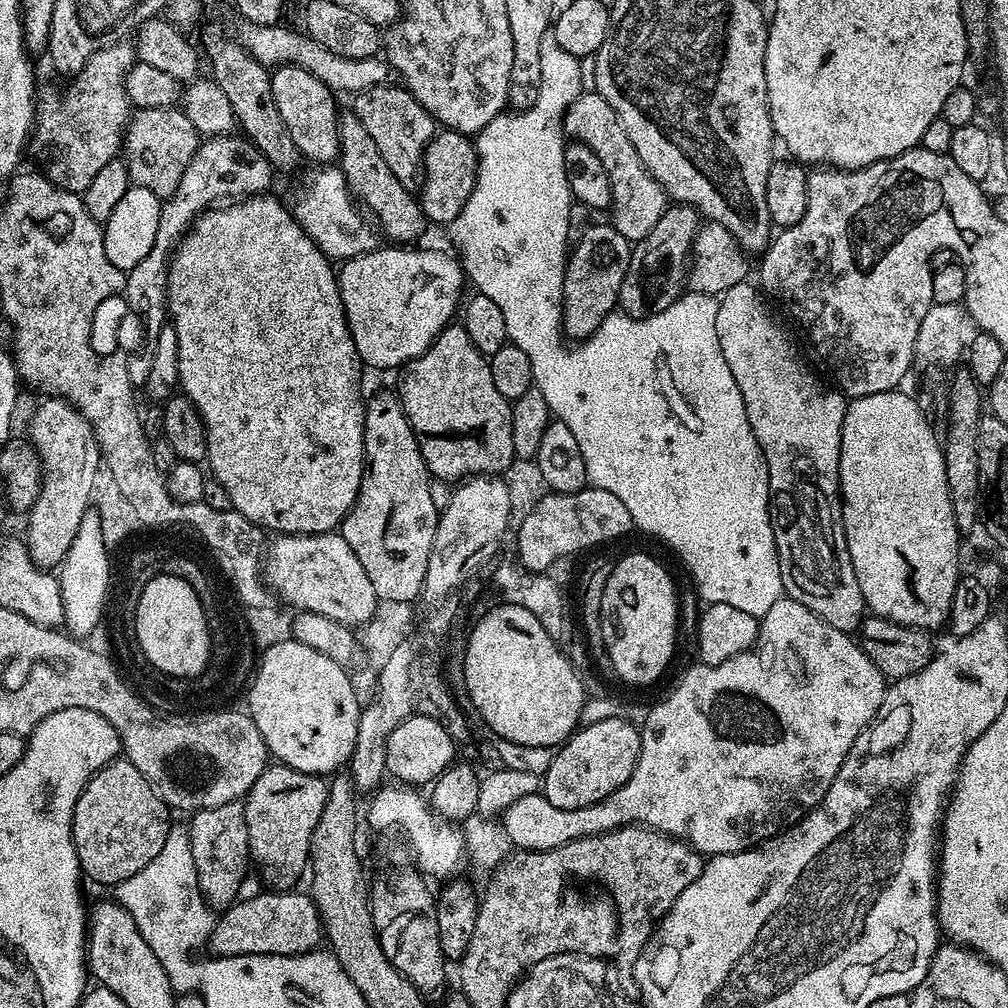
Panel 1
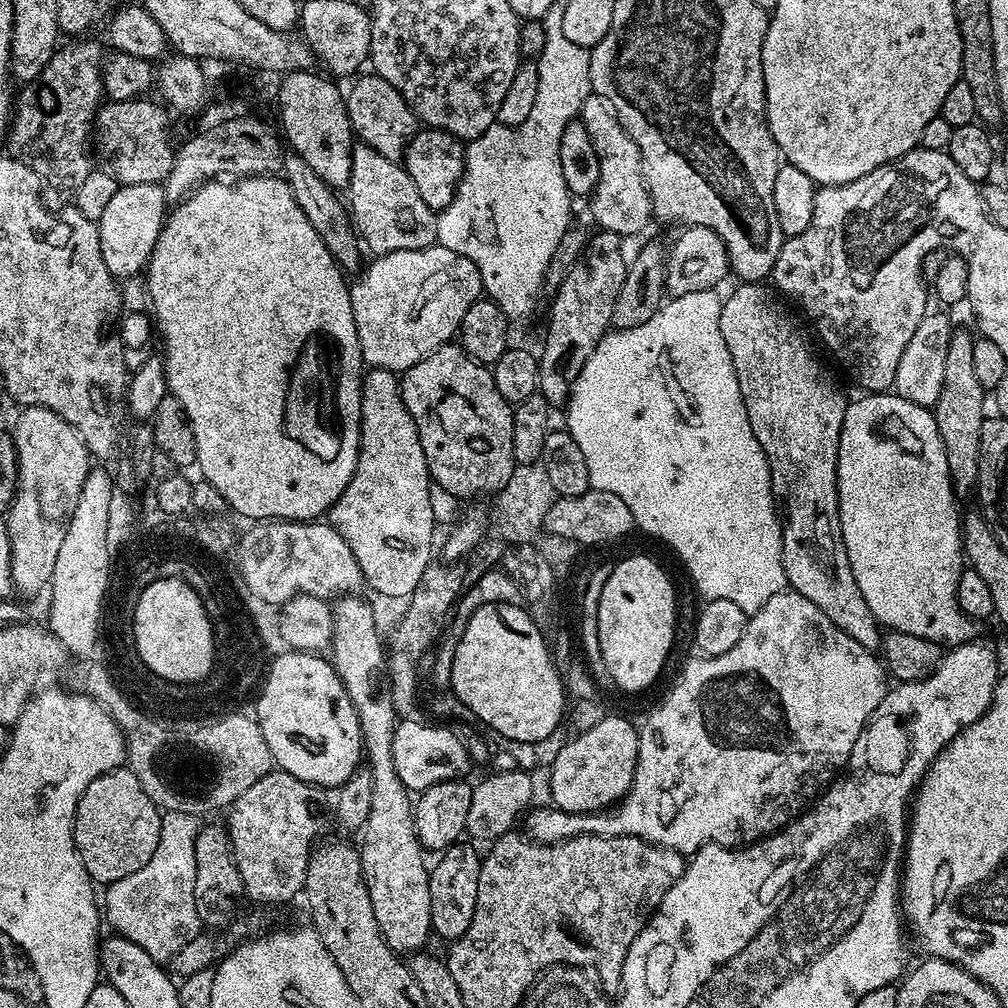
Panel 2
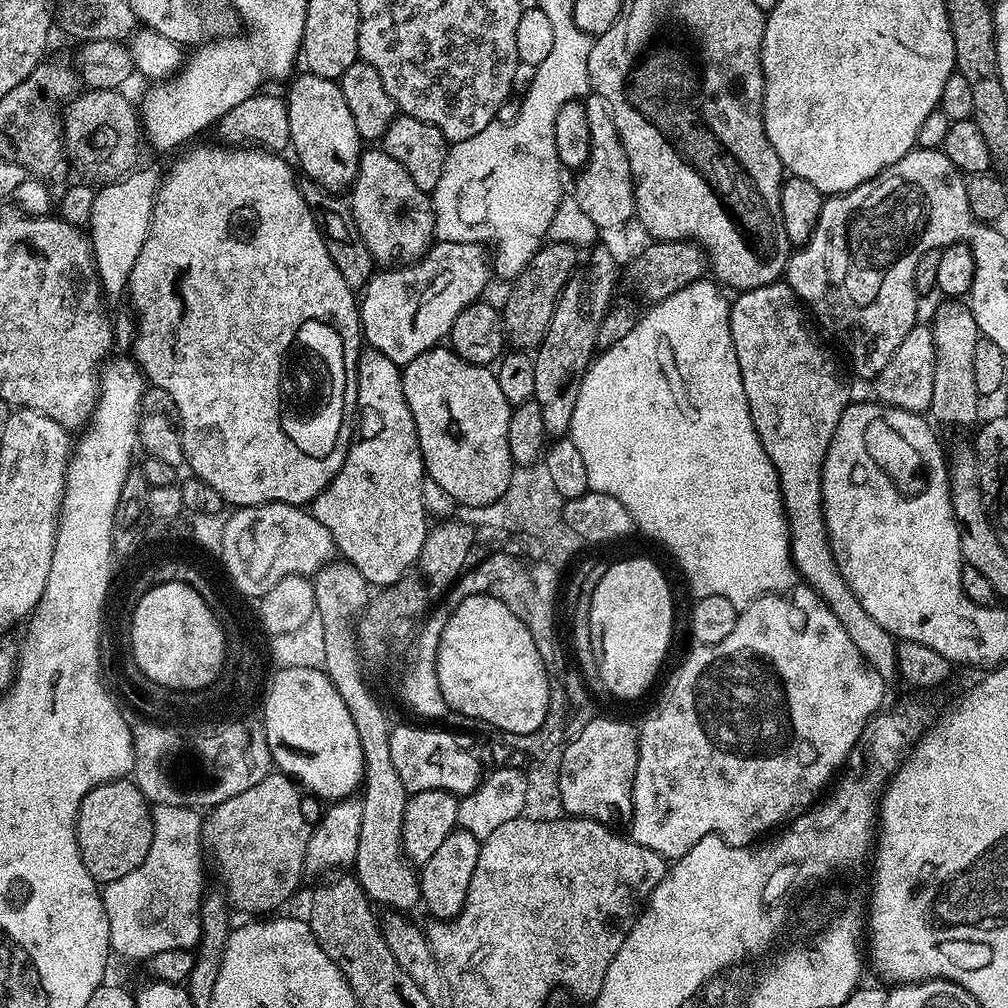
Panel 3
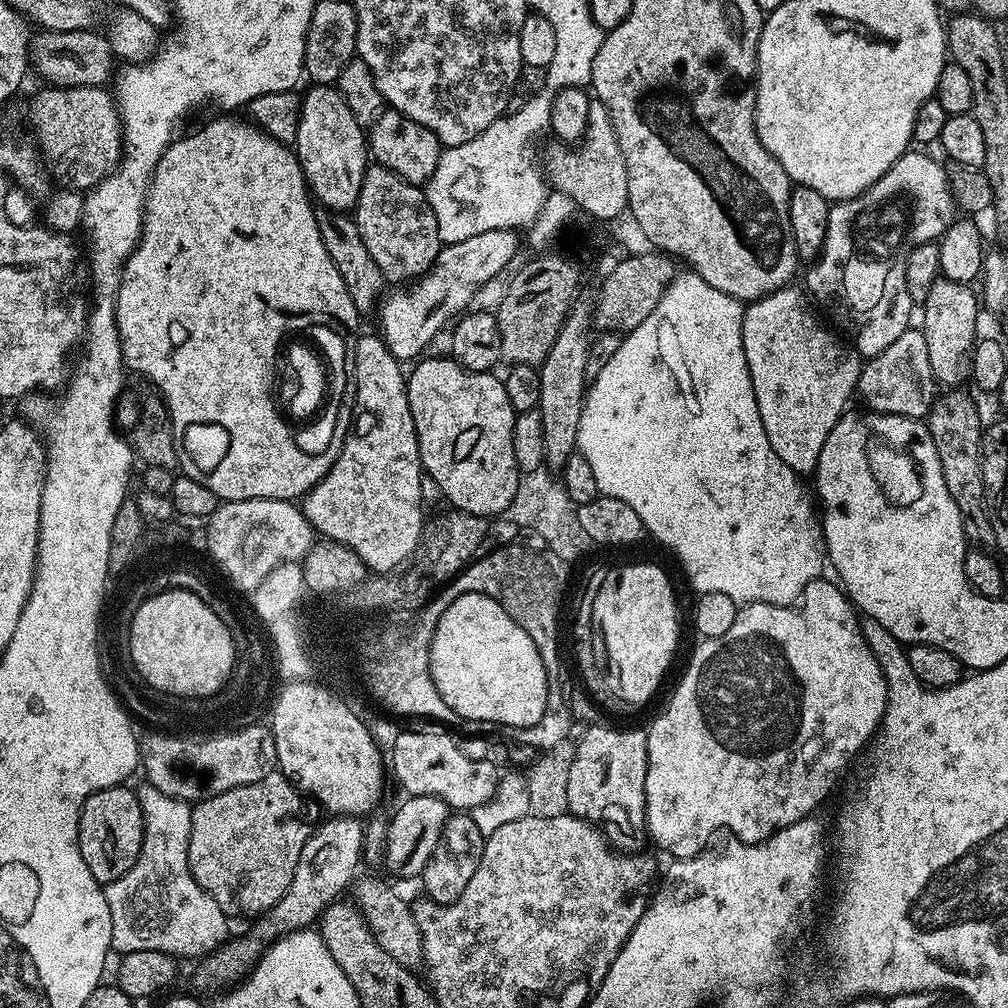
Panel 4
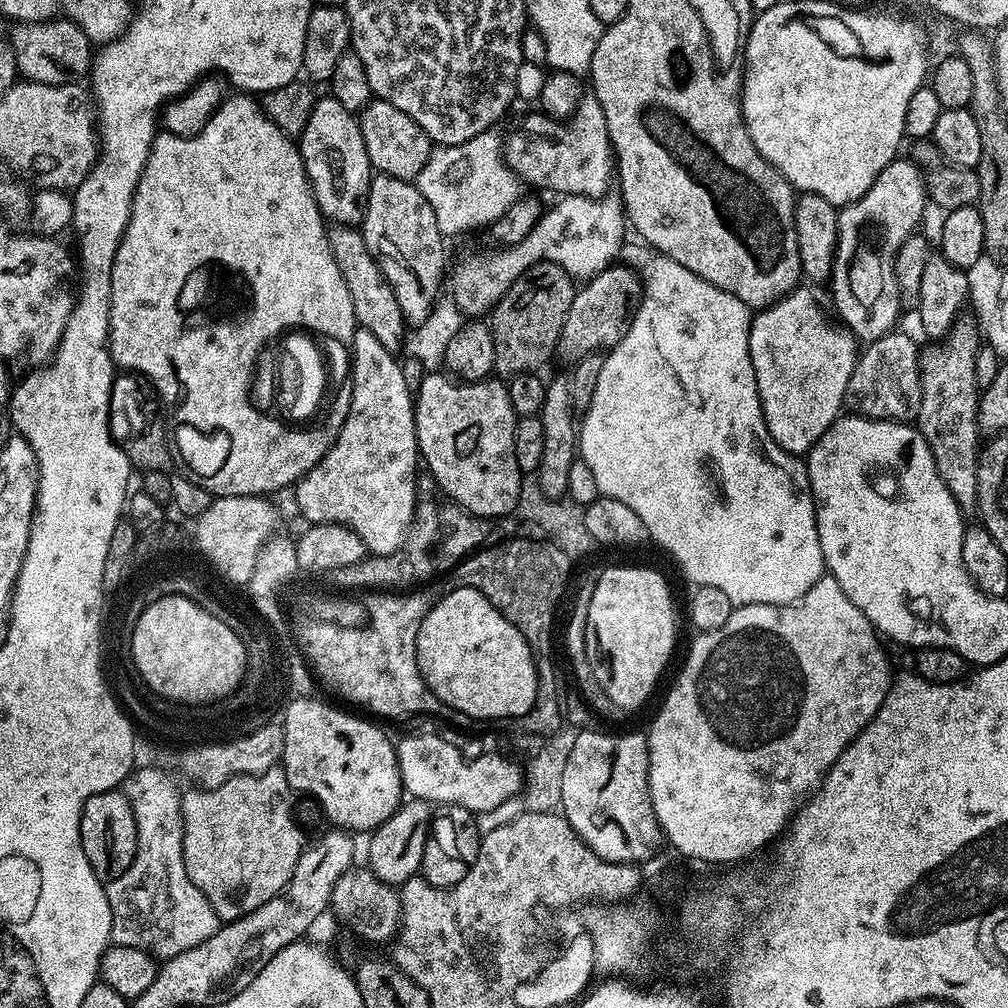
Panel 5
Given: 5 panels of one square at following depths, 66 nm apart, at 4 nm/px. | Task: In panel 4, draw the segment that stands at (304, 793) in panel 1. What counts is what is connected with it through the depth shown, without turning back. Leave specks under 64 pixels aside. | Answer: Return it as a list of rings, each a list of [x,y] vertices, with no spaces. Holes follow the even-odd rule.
[[[273,770],[258,782],[239,784],[234,790],[201,800],[193,807],[188,851],[190,874],[194,874],[198,886],[218,902],[225,917],[259,917],[274,907],[282,894],[286,894],[294,878],[302,846],[306,846],[310,835],[310,828],[300,822],[299,798],[296,785],[287,776]]]

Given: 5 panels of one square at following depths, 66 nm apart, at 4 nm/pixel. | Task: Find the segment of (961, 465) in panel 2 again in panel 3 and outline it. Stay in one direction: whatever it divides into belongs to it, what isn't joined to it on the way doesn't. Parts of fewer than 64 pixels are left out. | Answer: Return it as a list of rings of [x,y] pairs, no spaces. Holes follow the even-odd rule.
[[[944,302],[936,317],[930,320],[934,334],[934,394],[930,416],[937,425],[953,424],[956,428],[975,425],[976,415],[980,412],[979,404],[982,404],[978,386],[974,386],[974,346],[978,346],[982,337],[974,322],[973,309],[965,304]]]

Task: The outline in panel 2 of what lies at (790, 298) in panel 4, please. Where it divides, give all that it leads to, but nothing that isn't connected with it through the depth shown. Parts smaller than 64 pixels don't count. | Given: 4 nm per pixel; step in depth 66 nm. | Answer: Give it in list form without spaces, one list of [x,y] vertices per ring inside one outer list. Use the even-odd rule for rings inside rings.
[[[740,282],[737,285],[722,300],[722,338],[726,338],[726,350],[730,350],[734,374],[738,374],[738,386],[742,390],[742,402],[746,402],[750,430],[754,430],[754,438],[758,438],[758,446],[762,446],[770,466],[772,499],[776,502],[776,511],[780,517],[782,566],[787,587],[802,594],[802,598],[810,598],[810,602],[814,602],[814,606],[818,606],[818,610],[822,610],[822,614],[826,614],[826,618],[830,618],[838,630],[854,638],[854,642],[869,650],[879,649],[882,632],[870,606],[866,606],[866,598],[862,598],[862,590],[858,590],[858,582],[854,582],[838,518],[836,463],[842,422],[849,401],[844,400],[831,374],[812,353],[795,318],[784,309],[785,301],[767,283]]]

